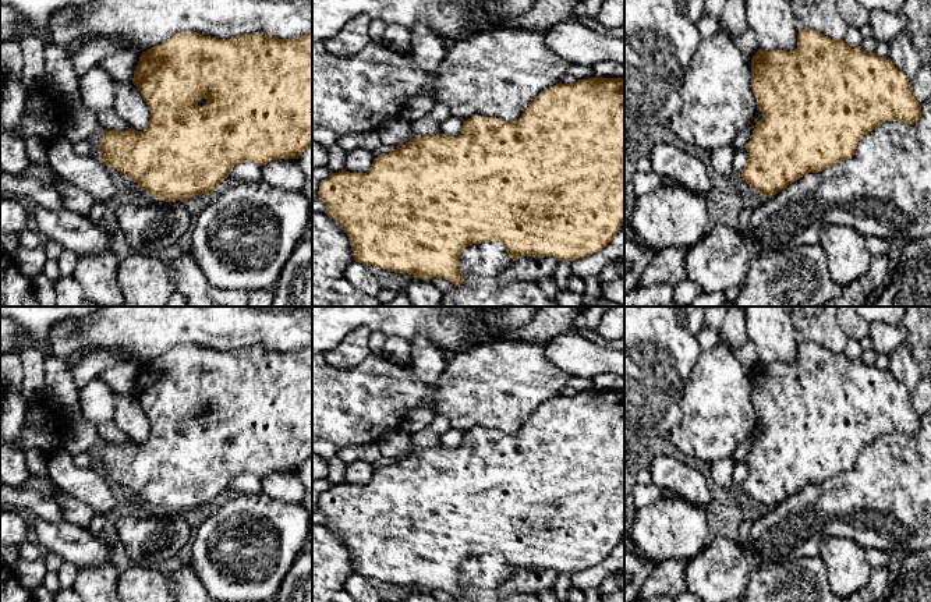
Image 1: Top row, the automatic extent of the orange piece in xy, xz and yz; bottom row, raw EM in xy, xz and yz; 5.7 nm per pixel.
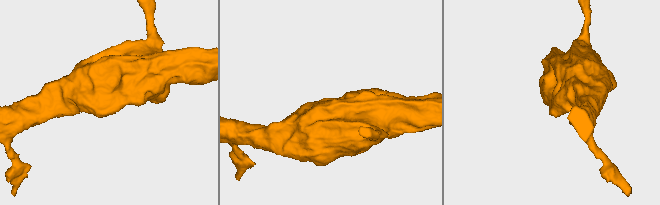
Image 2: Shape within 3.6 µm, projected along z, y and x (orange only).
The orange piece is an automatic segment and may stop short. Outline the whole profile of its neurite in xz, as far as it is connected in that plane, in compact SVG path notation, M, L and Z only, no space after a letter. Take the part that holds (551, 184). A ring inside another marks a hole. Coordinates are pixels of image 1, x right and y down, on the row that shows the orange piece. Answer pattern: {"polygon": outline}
{"polygon": "M594 77L574 84L559 82L544 89L514 123L474 116L463 121L461 131L456 137L438 132L424 138L411 138L404 146L375 157L367 173L341 170L322 180L318 198L326 203L325 213L347 234L355 262L387 272L410 273L415 279L443 277L454 287L460 286L464 281L459 269L460 254L468 245L489 241L502 242L513 261L521 256L553 256L556 261L590 256L609 244L624 223L624 78Z"}

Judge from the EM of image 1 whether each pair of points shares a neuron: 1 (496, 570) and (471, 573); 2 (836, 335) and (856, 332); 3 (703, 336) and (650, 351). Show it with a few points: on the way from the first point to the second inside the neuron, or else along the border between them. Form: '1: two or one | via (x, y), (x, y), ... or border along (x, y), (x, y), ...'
1: one | via (491, 572), (477, 574)
2: two | border along (836, 321), (849, 337)
3: two | border along (694, 335), (701, 349)

